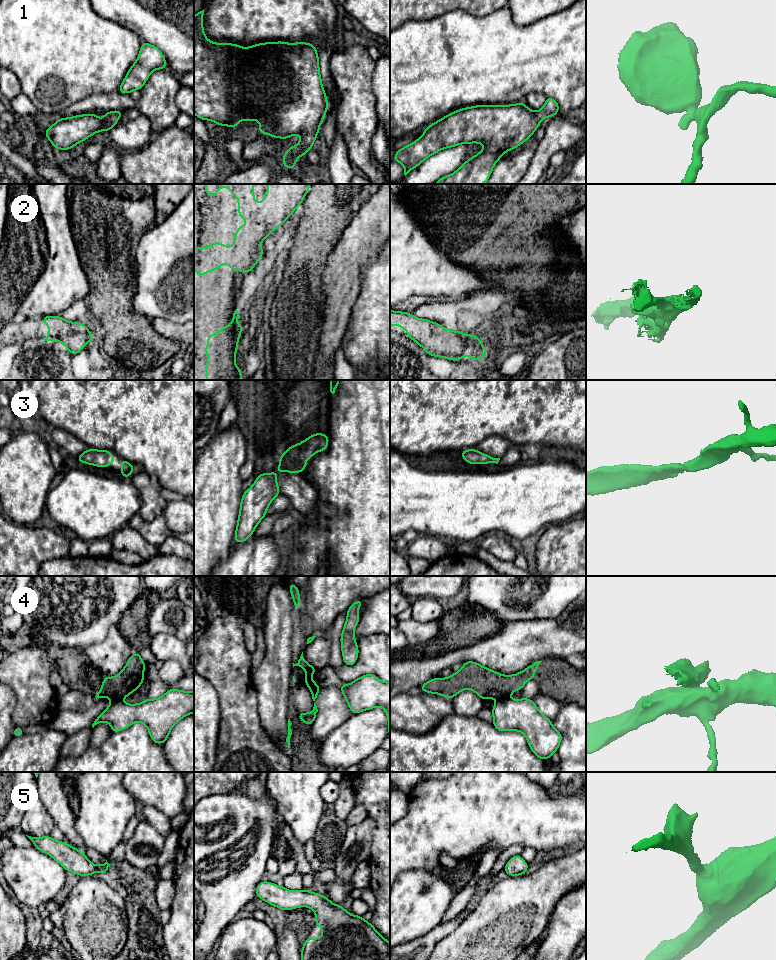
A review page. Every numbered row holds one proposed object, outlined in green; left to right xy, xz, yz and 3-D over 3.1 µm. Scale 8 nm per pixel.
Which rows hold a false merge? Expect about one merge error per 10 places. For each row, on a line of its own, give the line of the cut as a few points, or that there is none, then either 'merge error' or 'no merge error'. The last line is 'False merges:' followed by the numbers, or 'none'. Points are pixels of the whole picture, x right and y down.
1: cut none; no merge error
2: cut none; no merge error
3: cut none; no merge error
4: cut yz (507, 696), (497, 699); merge error
5: cut none; no merge error
False merges: 4

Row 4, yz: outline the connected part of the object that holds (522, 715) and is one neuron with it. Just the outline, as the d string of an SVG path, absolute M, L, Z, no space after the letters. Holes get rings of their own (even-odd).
M497 699L493 706L493 725L501 731L520 731L528 741L531 751L541 760L557 752L562 734L553 727L532 699Z

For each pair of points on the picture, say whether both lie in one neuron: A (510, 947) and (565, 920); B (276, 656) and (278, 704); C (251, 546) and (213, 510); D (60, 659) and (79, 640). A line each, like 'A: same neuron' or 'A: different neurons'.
A: different neurons
B: same neuron
C: different neurons
D: different neurons

